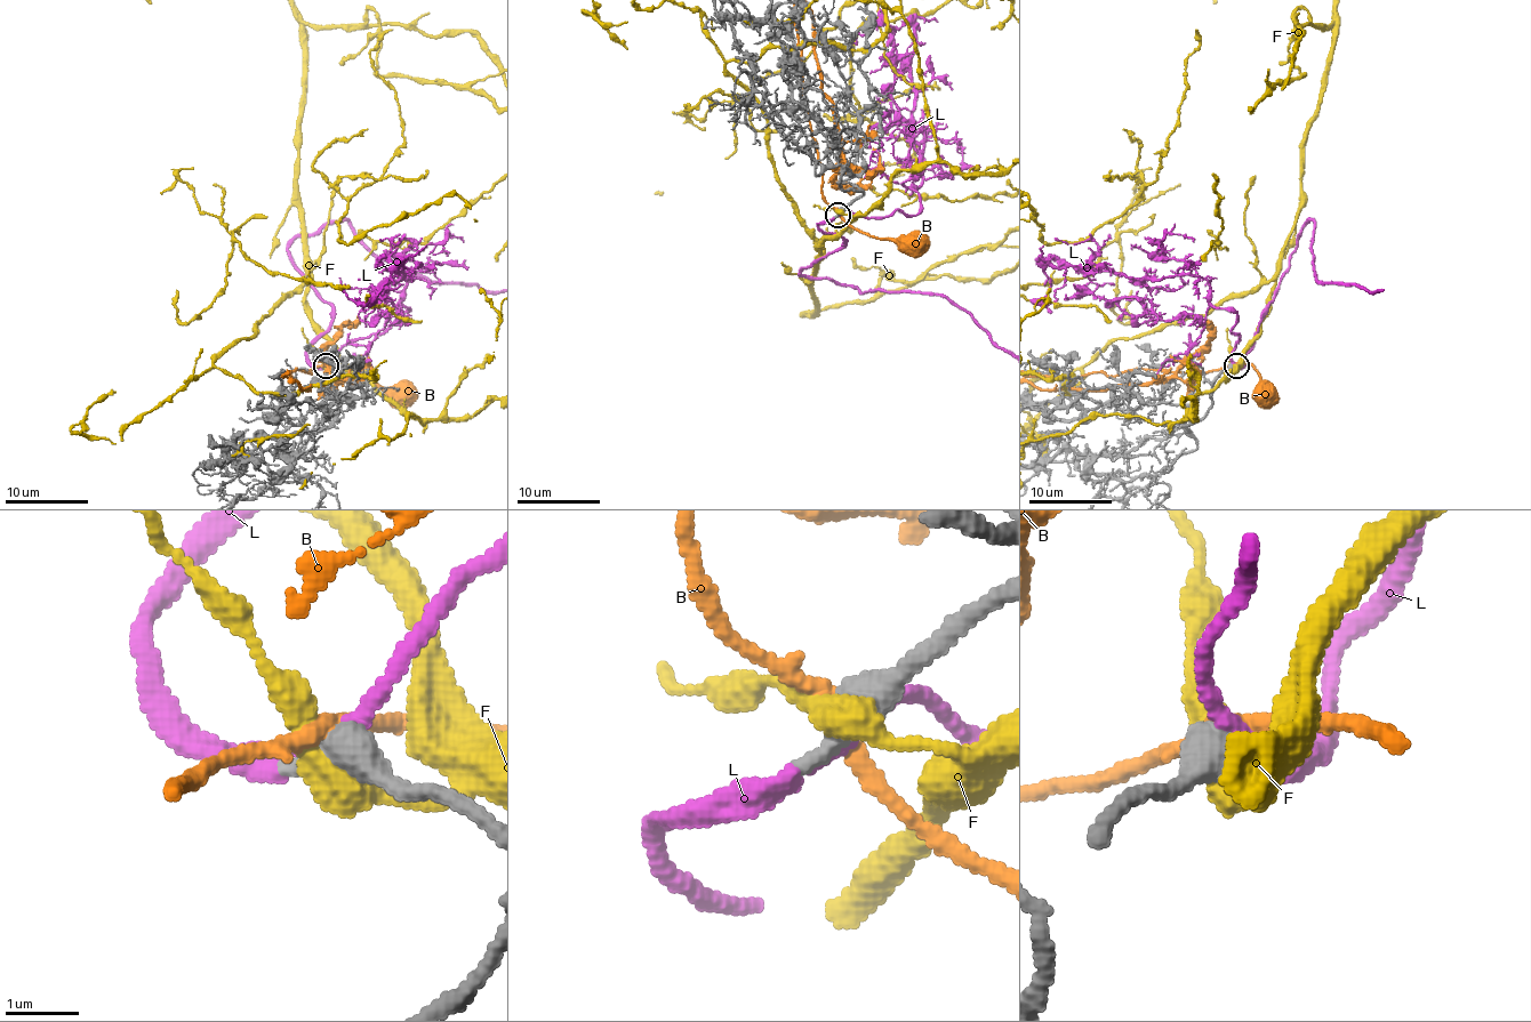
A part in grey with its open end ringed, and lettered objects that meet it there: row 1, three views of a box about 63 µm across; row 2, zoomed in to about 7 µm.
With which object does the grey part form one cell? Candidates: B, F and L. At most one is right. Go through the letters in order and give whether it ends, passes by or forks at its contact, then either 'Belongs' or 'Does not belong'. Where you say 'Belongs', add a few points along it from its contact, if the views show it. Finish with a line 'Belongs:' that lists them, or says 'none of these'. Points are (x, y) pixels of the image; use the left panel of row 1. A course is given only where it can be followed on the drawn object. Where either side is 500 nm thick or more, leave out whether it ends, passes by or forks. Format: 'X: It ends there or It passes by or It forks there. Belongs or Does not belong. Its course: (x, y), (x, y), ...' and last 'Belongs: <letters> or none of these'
B: Does not belong
F: Does not belong
L: Belongs. Its course: (327, 365), (306, 353), (331, 307), (287, 249), (329, 224), (346, 219), (382, 259), (438, 282)
Belongs: L

